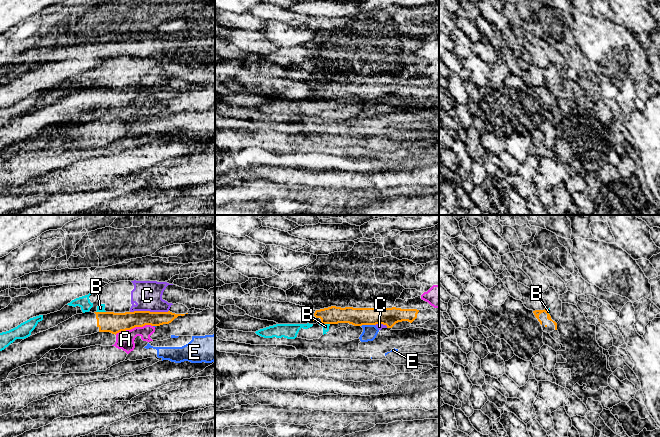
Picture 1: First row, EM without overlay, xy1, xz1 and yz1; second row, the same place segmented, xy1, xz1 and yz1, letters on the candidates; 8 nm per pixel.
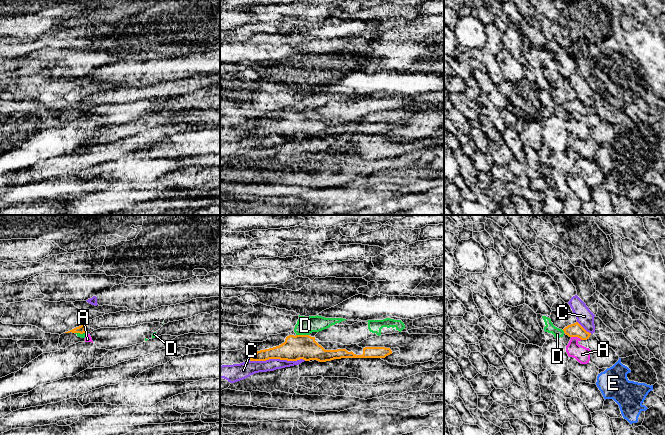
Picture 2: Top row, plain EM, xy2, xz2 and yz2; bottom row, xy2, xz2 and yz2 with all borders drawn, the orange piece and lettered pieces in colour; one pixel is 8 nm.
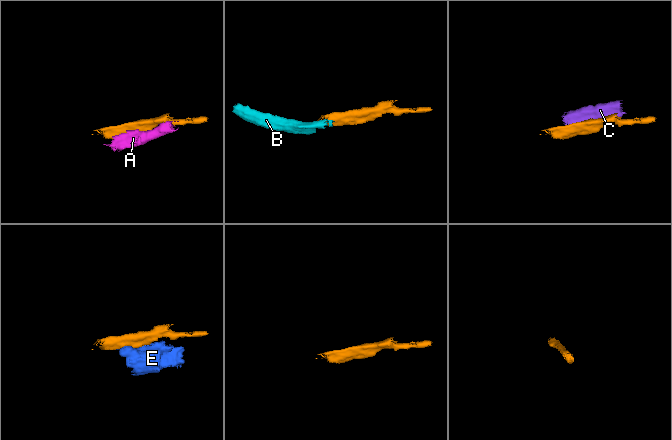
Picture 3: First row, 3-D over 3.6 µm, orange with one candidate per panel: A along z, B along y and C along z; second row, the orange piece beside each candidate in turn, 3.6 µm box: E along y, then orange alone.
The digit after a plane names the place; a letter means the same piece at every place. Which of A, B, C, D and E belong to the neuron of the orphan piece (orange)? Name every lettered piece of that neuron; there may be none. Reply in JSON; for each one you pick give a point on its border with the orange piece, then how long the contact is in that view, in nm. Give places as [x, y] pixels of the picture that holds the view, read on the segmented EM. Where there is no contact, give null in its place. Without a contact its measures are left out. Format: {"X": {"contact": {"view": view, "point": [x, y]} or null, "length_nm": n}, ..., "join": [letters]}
{"join": []}

